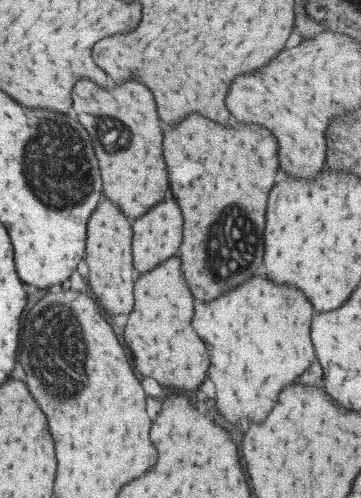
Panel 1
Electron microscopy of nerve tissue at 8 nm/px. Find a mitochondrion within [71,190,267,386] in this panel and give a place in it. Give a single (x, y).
(232, 244)

